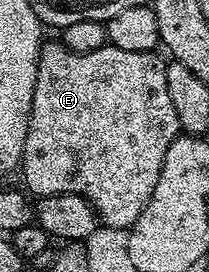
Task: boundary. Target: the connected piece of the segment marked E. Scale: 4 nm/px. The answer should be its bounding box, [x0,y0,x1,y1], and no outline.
[21,41,181,231]

